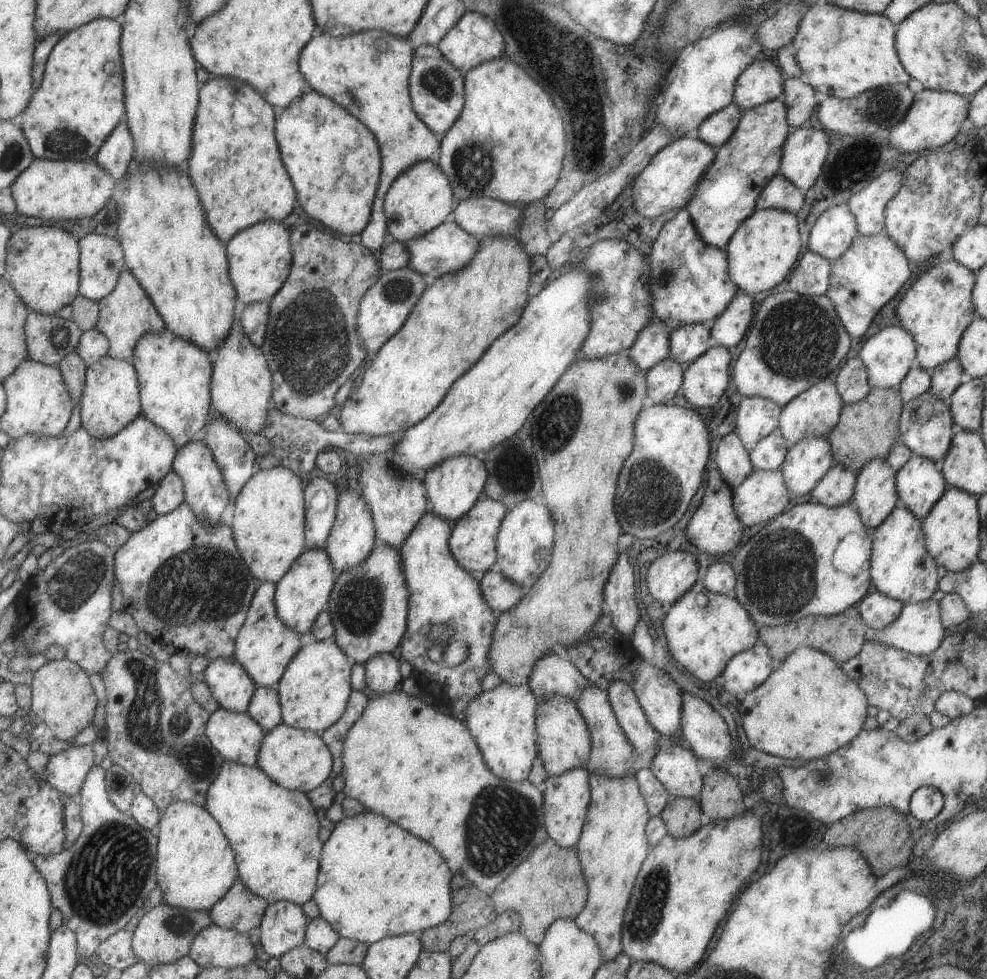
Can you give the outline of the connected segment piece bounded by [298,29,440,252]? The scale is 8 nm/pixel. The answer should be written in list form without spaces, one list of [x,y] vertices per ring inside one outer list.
[[[377,29],[359,31],[341,38],[315,30],[299,53],[298,67],[307,82],[307,89],[347,109],[373,132],[379,145],[377,190],[367,226],[359,233],[360,243],[371,252],[381,248],[387,234],[382,204],[391,181],[407,167],[431,158],[433,151],[440,146],[440,138],[417,118],[412,109],[408,78],[414,48],[408,37],[393,36]]]

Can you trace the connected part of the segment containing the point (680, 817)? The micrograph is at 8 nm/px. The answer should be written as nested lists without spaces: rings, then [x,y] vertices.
[[[668,795],[659,817],[665,823],[666,834],[676,839],[694,833],[705,822],[697,799],[671,795]]]

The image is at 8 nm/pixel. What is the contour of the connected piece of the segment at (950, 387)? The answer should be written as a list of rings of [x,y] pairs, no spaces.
[[[957,358],[942,362],[930,372],[930,388],[935,398],[949,401],[951,393],[960,385],[969,382],[971,377],[964,372]]]

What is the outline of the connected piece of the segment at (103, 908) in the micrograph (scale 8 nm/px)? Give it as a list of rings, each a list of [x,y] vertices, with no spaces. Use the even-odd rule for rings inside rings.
[[[93,765],[85,775],[77,794],[82,829],[79,836],[54,855],[31,855],[31,861],[45,881],[50,903],[62,914],[62,924],[76,934],[76,953],[89,959],[97,945],[136,916],[147,895],[157,886],[156,840],[151,832],[139,826],[128,813],[122,813],[109,800],[105,790],[104,770]]]

